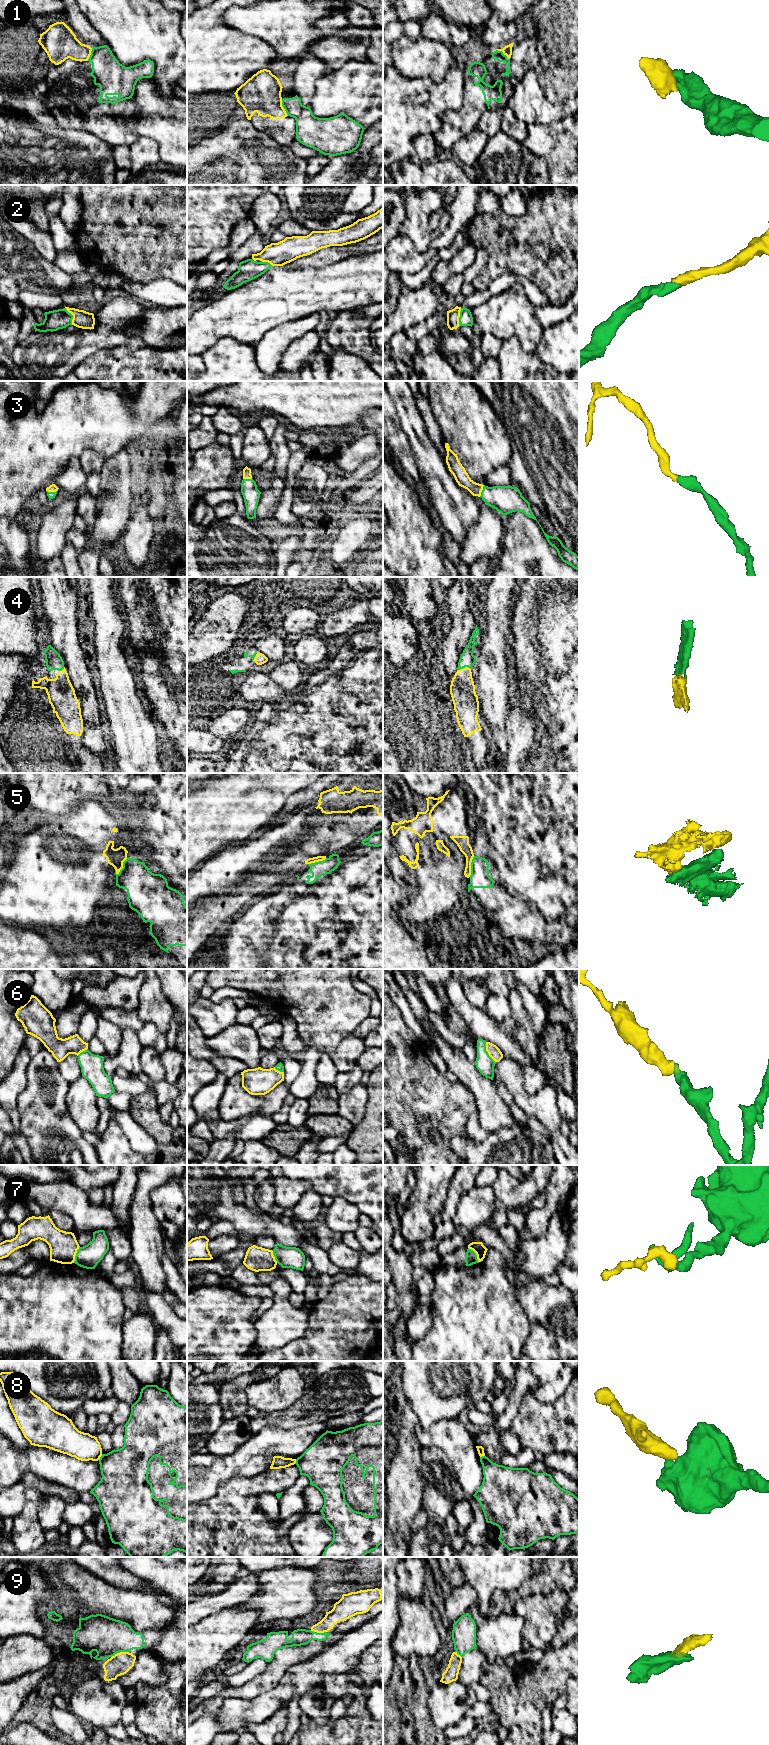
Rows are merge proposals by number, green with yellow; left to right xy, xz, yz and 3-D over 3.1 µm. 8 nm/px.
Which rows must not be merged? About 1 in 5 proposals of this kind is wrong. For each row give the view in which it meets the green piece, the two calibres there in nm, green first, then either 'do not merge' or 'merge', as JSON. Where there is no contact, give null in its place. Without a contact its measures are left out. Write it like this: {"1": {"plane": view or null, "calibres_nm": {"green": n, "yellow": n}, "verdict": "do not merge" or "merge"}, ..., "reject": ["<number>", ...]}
{"1": {"plane": "yz", "calibres_nm": {"green": 80, "yellow": 80}, "verdict": "do not merge"}, "2": {"plane": "xy", "calibres_nm": {"green": 160, "yellow": 140}, "verdict": "merge"}, "3": {"plane": "yz", "calibres_nm": {"green": 220, "yellow": 110}, "verdict": "merge"}, "4": {"plane": "yz", "calibres_nm": {"green": 120, "yellow": 200}, "verdict": "merge"}, "5": {"plane": "xy", "calibres_nm": {"green": 280, "yellow": 140}, "verdict": "do not merge"}, "6": {"plane": "yz", "calibres_nm": {"green": 150, "yellow": 100}, "verdict": "merge"}, "7": {"plane": "yz", "calibres_nm": {"green": 100, "yellow": 90}, "verdict": "do not merge"}, "8": {"plane": "xy", "calibres_nm": {"green": 380, "yellow": 220}, "verdict": "do not merge"}, "9": {"plane": "xy", "calibres_nm": {"green": 300, "yellow": 170}, "verdict": "merge"}, "reject": ["1", "5", "7", "8"]}

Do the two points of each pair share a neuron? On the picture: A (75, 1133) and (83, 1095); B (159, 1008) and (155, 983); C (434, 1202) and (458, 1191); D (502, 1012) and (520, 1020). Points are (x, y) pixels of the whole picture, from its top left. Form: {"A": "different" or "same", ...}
{"A": "different", "B": "same", "C": "different", "D": "different"}

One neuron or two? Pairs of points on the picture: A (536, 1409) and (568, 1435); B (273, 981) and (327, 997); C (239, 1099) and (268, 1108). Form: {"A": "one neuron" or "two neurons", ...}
{"A": "one neuron", "B": "one neuron", "C": "one neuron"}

